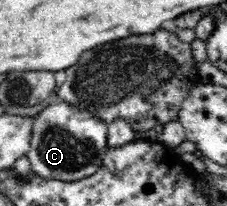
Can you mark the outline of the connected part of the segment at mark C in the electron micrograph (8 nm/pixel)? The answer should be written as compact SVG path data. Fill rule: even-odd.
M60 101L34 117L27 158L34 174L42 178L72 182L97 173L108 148L106 122L86 109Z

